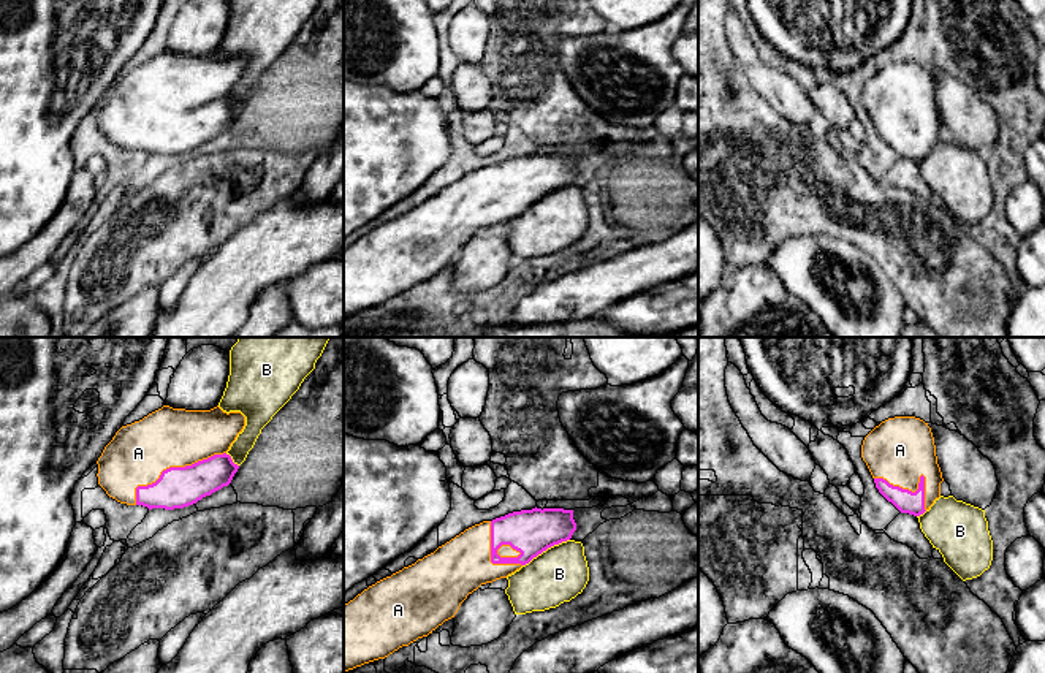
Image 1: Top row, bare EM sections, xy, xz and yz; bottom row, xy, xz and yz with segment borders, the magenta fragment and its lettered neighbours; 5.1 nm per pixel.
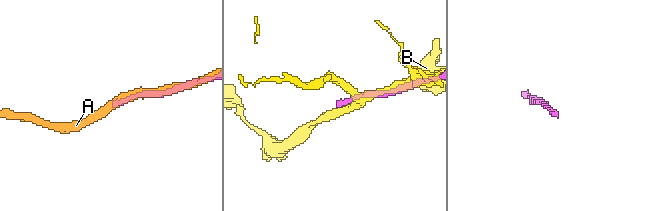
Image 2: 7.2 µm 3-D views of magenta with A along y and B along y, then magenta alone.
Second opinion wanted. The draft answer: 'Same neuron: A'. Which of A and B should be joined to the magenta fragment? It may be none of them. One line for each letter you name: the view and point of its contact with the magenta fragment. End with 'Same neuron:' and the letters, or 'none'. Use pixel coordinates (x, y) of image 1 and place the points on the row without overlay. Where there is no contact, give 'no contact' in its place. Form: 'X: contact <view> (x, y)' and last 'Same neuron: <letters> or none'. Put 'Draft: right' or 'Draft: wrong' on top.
Draft: right
A: contact xy (171, 113)
Same neuron: A

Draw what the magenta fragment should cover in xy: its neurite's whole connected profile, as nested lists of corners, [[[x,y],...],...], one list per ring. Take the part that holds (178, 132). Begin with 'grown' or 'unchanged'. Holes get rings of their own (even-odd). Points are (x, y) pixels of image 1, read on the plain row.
grown | [[[163,51],[139,67],[122,71],[98,103],[98,130],[120,149],[184,154],[228,131],[239,111],[226,98],[245,71],[241,57],[185,55]]]

